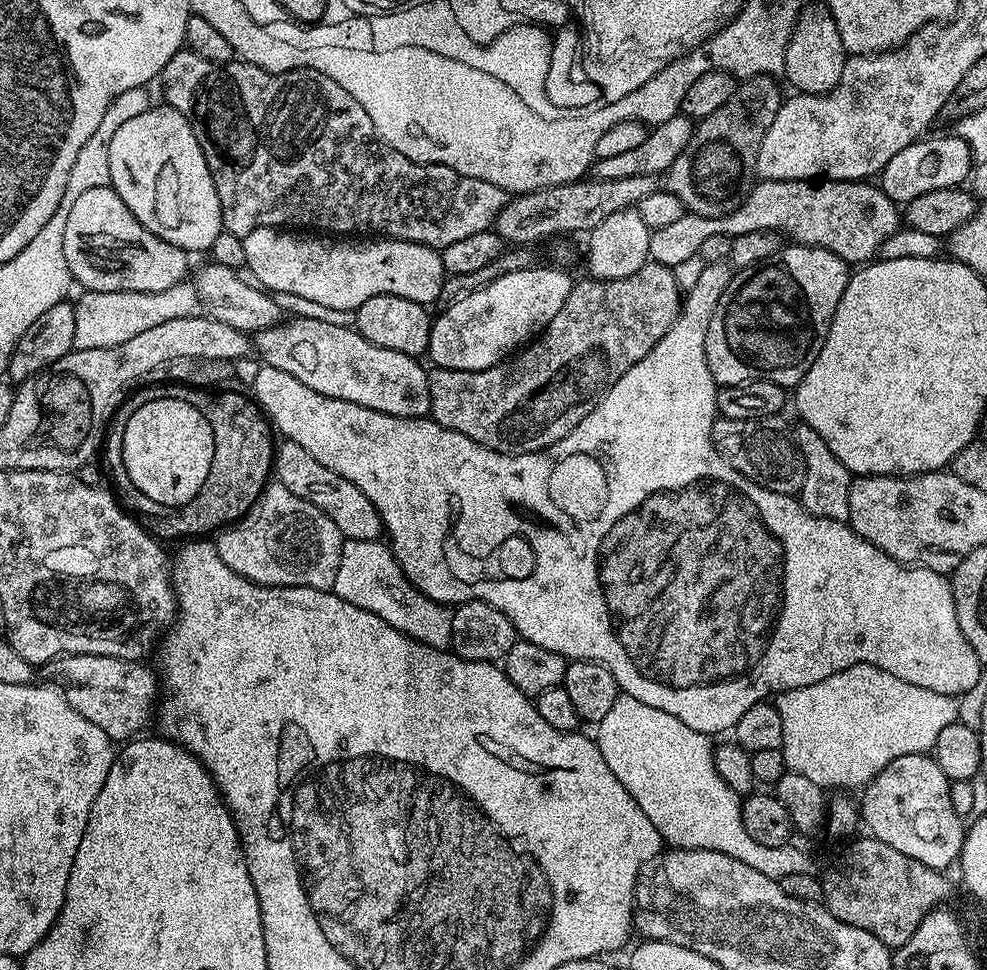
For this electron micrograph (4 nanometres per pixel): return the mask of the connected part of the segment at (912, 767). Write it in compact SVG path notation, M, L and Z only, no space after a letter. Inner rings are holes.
M919 752L894 758L886 770L867 784L862 795L864 797L858 800L859 815L863 827L868 827L867 831L873 837L894 846L899 853L939 870L947 870L959 861L966 824L961 816L954 814L950 782L931 755Z

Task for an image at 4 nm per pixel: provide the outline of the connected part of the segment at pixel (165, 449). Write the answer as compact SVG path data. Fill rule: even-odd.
M158 398L131 415L122 436L121 460L130 481L158 502L161 509L178 510L200 493L214 462L214 430L190 401Z

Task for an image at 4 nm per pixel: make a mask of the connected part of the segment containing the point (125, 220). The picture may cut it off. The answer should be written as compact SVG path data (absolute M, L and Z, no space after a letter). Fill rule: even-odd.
M111 186L86 190L74 198L68 207L64 249L73 281L90 292L170 290L187 277L190 260L189 253L150 234Z

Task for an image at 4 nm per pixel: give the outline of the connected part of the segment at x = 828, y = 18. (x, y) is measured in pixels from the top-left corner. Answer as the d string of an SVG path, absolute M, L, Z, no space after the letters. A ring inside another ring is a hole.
M822 2L809 3L797 19L790 42L786 46L783 79L793 84L797 93L805 96L823 96L838 86L842 78L846 53L836 23Z

